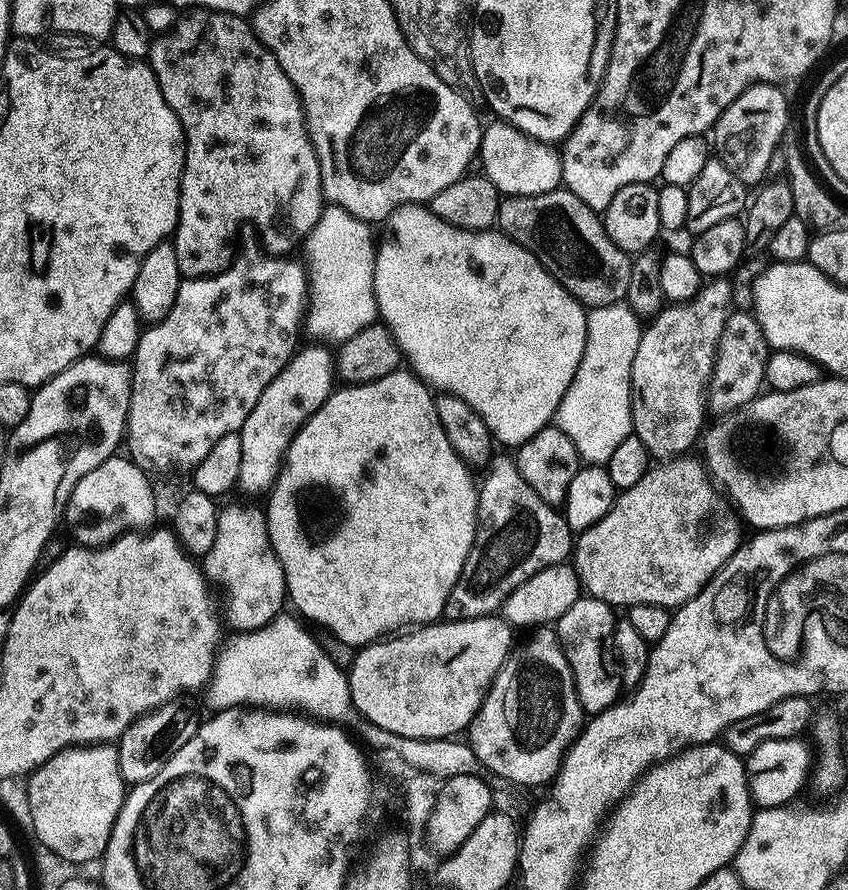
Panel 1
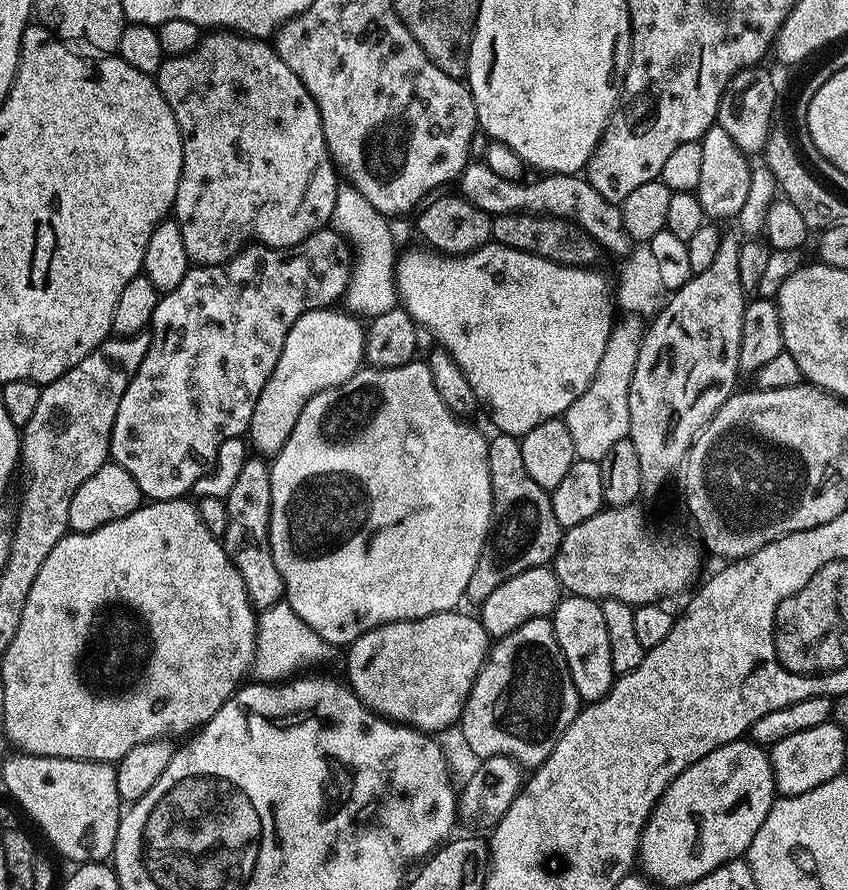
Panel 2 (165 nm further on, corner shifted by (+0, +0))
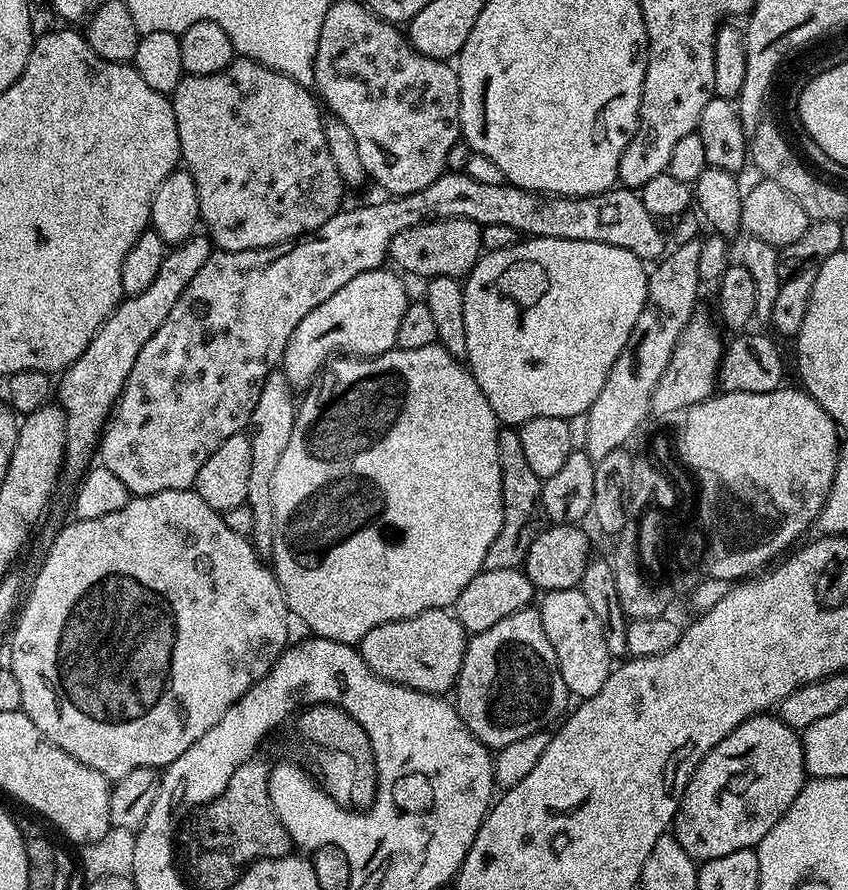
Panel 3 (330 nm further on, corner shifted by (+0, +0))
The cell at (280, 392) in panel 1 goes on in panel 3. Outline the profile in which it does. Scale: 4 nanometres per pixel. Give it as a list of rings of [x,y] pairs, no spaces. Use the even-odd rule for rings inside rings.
[[[381,266],[358,274],[358,278],[350,278],[338,294],[330,294],[322,306],[310,310],[302,322],[298,322],[298,330],[290,334],[290,342],[284,351],[282,371],[284,377],[292,383],[293,389],[304,390],[316,379],[321,368],[329,360],[341,355],[351,354],[354,356],[380,356],[384,352],[391,352],[396,347],[398,338],[398,326],[402,326],[402,314],[406,314],[410,303],[408,292],[404,284],[395,276],[395,271],[387,272],[387,267]]]

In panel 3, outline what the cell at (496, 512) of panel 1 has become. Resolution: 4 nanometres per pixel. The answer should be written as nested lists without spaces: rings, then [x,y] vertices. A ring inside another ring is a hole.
[[[504,426],[498,431],[498,466],[504,499],[504,517],[494,542],[490,542],[490,550],[486,550],[483,570],[520,568],[530,550],[530,542],[534,542],[536,535],[542,531],[542,481],[538,474],[534,474],[534,470],[530,470],[530,465],[526,462],[526,454],[522,451],[522,438],[515,427]]]

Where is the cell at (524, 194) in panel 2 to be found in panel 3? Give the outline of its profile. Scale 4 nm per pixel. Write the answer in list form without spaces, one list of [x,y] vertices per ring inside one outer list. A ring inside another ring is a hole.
[[[445,170],[437,180],[430,182],[430,186],[426,186],[426,190],[418,190],[414,194],[406,194],[405,196],[383,198],[384,200],[378,201],[377,204],[368,204],[365,208],[352,208],[349,212],[341,210],[329,218],[318,230],[309,232],[306,236],[299,236],[297,240],[287,240],[284,244],[275,244],[269,248],[255,248],[241,252],[213,251],[212,256],[206,258],[206,266],[202,266],[202,270],[198,270],[198,274],[194,274],[194,278],[190,278],[190,286],[186,286],[186,290],[182,290],[182,298],[178,298],[178,302],[174,302],[174,310],[170,310],[166,322],[162,322],[162,326],[158,326],[158,334],[154,334],[154,338],[150,338],[150,342],[146,342],[146,346],[142,346],[142,354],[138,354],[138,362],[134,362],[134,370],[130,370],[130,378],[126,382],[124,392],[114,409],[114,415],[107,421],[99,439],[98,460],[102,467],[114,473],[126,485],[133,497],[149,496],[166,490],[191,489],[198,478],[198,470],[202,470],[206,458],[210,458],[210,454],[214,454],[214,450],[218,450],[218,446],[222,446],[222,442],[226,442],[226,438],[241,435],[248,428],[250,414],[254,414],[254,406],[258,406],[258,394],[262,394],[262,386],[268,375],[277,371],[278,365],[283,361],[284,351],[290,342],[290,334],[294,334],[294,330],[298,330],[298,322],[302,322],[302,318],[306,318],[306,314],[310,314],[310,310],[322,306],[322,302],[326,302],[326,298],[330,298],[330,294],[338,294],[338,290],[342,290],[342,286],[346,286],[346,282],[350,282],[350,278],[358,278],[358,274],[381,267],[389,259],[388,251],[390,250],[390,242],[394,242],[394,234],[402,234],[402,230],[406,230],[410,226],[418,226],[431,220],[462,218],[481,226],[486,224],[510,226],[517,234],[523,234],[528,238],[545,236],[546,238],[570,238],[582,242],[602,242],[630,250],[630,254],[634,254],[639,260],[645,262],[659,261],[665,255],[664,236],[660,233],[659,226],[656,225],[659,224],[657,217],[652,216],[650,210],[646,210],[646,206],[642,206],[639,195],[631,188],[617,186],[611,192],[603,192],[597,196],[553,196],[546,192],[531,192],[507,182],[498,186],[486,186],[482,182],[470,178],[467,171],[452,171]]]

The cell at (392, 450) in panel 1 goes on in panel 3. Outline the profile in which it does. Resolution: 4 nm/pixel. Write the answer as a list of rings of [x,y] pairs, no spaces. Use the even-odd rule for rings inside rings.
[[[439,343],[422,346],[418,350],[395,347],[380,356],[341,354],[320,369],[303,396],[304,401],[298,404],[290,442],[286,450],[282,450],[282,458],[278,458],[272,483],[274,538],[270,564],[284,592],[289,613],[295,619],[297,616],[312,631],[309,633],[319,639],[356,646],[363,636],[370,634],[370,630],[379,624],[408,620],[431,608],[451,609],[458,594],[466,590],[466,582],[482,571],[486,550],[490,550],[490,542],[494,542],[504,517],[498,466],[498,421],[471,371],[441,348]]]

